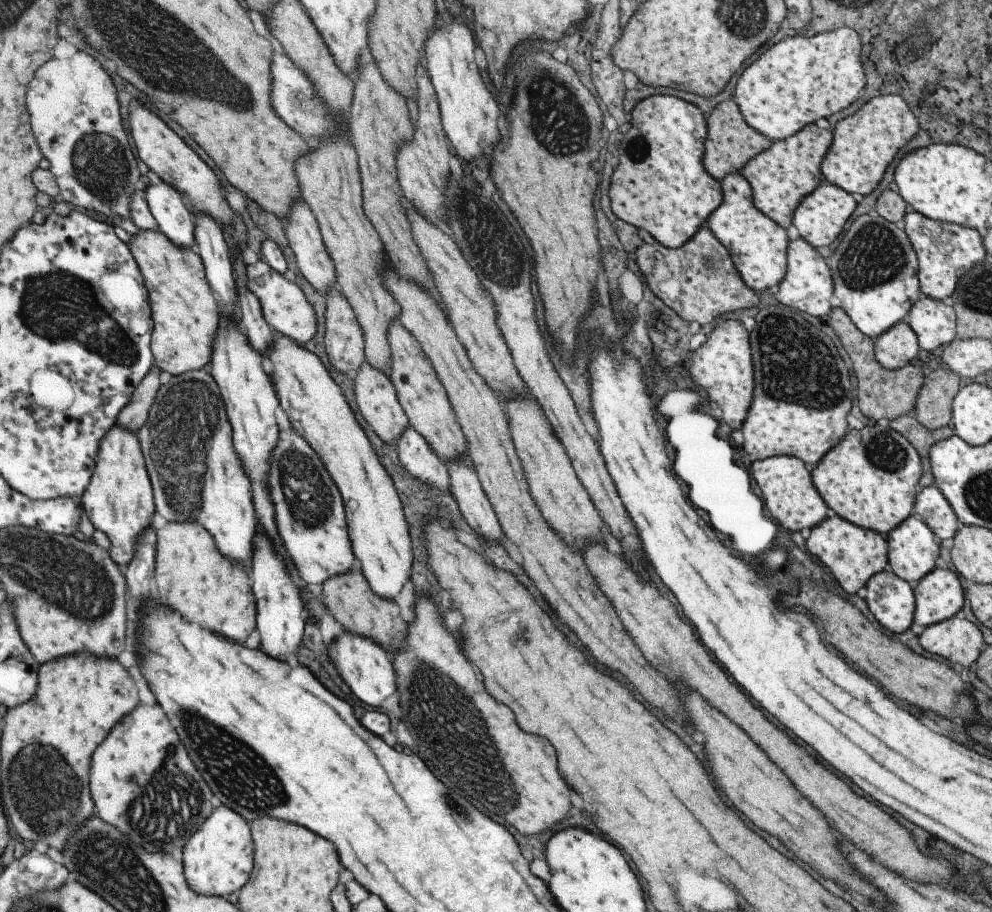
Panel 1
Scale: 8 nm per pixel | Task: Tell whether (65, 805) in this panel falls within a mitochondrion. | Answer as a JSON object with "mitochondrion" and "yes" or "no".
{"mitochondrion":"yes"}

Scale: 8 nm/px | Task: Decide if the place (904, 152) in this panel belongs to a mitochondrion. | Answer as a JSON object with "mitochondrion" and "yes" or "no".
{"mitochondrion":"no"}

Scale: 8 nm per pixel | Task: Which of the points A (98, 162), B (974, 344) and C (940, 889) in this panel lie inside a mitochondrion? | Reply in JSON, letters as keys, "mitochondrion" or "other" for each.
{"A":"mitochondrion","B":"other","C":"other"}

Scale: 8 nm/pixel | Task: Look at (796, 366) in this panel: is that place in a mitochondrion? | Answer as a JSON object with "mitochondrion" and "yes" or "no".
{"mitochondrion":"yes"}

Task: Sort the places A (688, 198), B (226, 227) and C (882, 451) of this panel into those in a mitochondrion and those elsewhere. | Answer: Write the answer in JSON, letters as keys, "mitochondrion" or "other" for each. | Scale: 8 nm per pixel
{"A":"other","B":"other","C":"mitochondrion"}

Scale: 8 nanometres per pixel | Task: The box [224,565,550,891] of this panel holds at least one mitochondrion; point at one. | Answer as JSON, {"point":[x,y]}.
{"point":[435,702]}

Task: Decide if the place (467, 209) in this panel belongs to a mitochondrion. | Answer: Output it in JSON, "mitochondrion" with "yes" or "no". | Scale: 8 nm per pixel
{"mitochondrion":"yes"}

